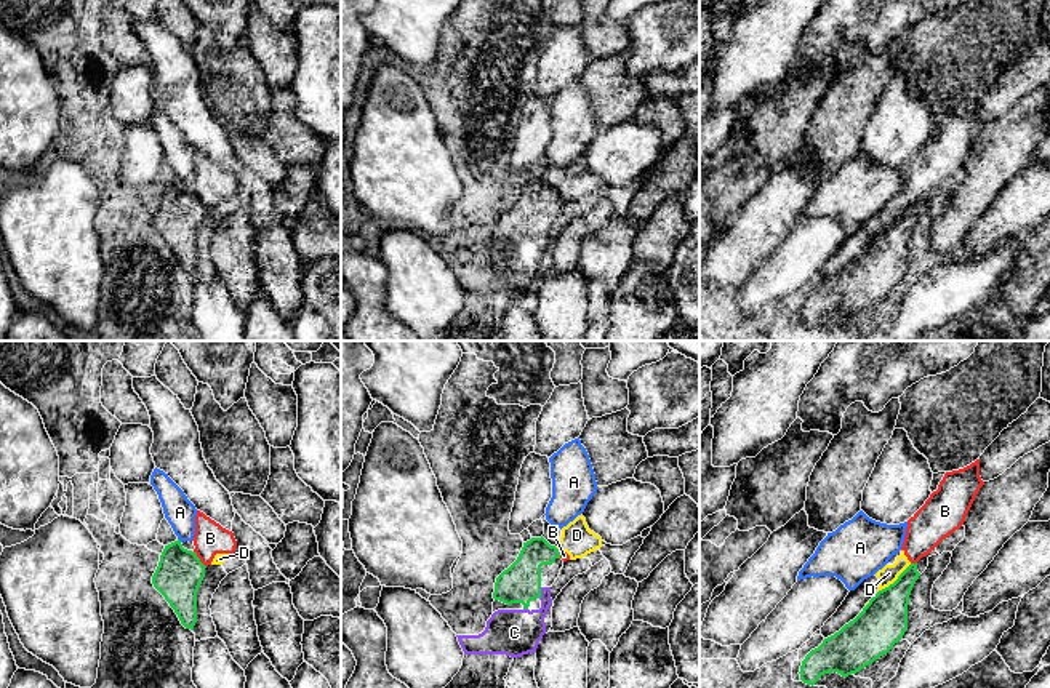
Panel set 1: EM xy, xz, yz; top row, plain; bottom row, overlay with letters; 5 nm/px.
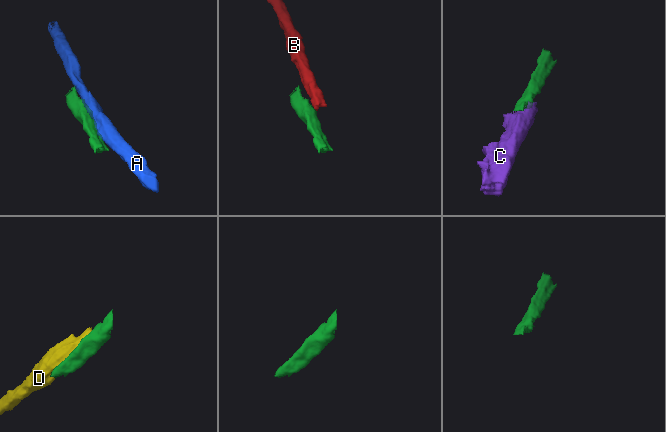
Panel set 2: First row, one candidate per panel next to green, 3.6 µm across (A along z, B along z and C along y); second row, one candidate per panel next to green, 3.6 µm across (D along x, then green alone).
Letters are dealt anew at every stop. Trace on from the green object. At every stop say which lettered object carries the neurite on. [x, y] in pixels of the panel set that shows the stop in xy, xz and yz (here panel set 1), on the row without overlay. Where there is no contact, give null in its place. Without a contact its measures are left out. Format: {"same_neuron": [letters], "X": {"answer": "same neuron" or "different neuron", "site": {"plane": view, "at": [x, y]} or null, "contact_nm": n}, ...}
{"same_neuron": ["C"], "A": {"answer": "different neuron", "site": null}, "B": {"answer": "different neuron", "site": {"plane": "xy", "at": [199, 200]}, "contact_nm": 110}, "C": {"answer": "same neuron", "site": {"plane": "xz", "at": [540, 236]}, "contact_nm": 60}, "D": {"answer": "different neuron", "site": {"plane": "yz", "at": [895, 223]}, "contact_nm": 220}}

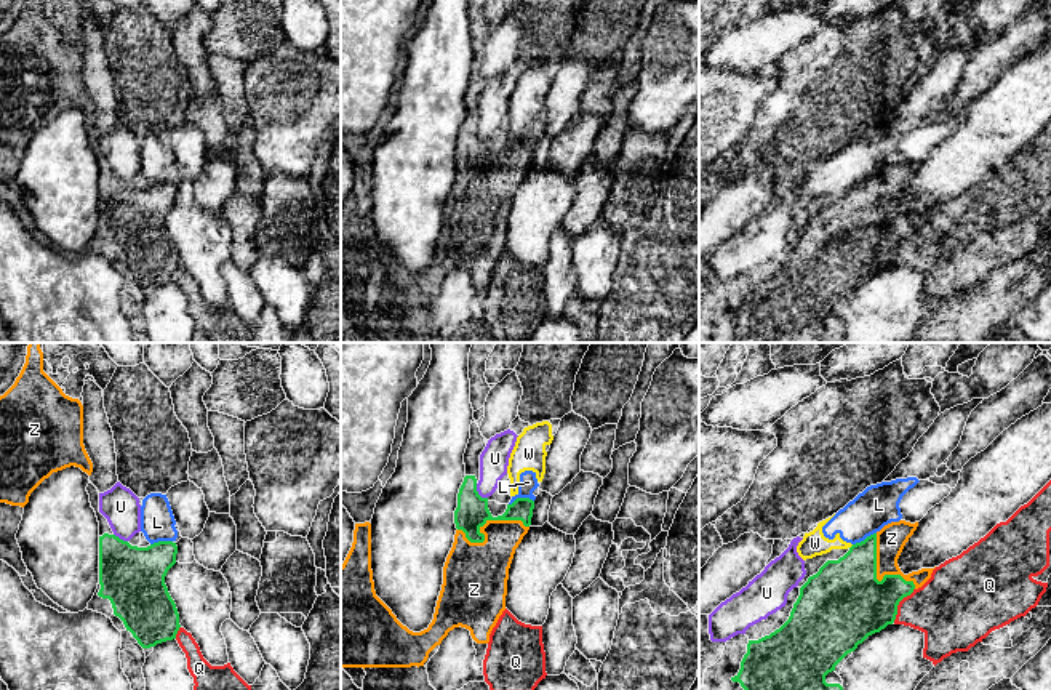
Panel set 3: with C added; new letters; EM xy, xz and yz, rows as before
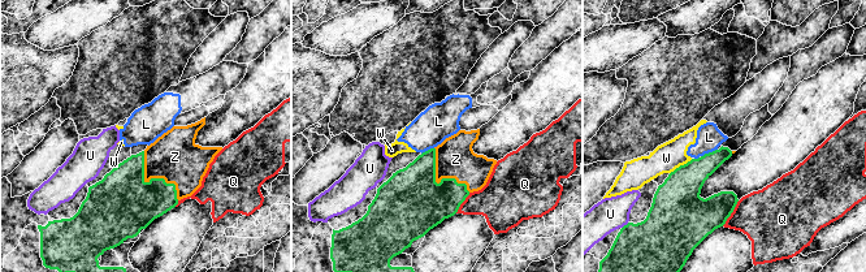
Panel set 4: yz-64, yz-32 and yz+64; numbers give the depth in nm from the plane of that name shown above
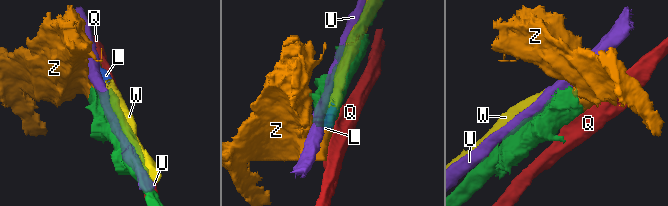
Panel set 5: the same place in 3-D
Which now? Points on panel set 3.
{"same_neuron": ["Z"], "L": {"answer": "different neuron", "site": {"plane": "xz", "at": [520, 140]}, "contact_nm": 130}, "Q": {"answer": "different neuron", "site": {"plane": "yz", "at": [898, 245]}, "contact_nm": 200}, "U": {"answer": "different neuron", "site": {"plane": "xz", "at": [477, 135]}, "contact_nm": 100}, "W": {"answer": "different neuron", "site": {"plane": "yz", "at": [851, 188]}, "contact_nm": 30}, "Z": {"answer": "same neuron", "site": {"plane": "xz", "at": [485, 164]}, "contact_nm": 360}}

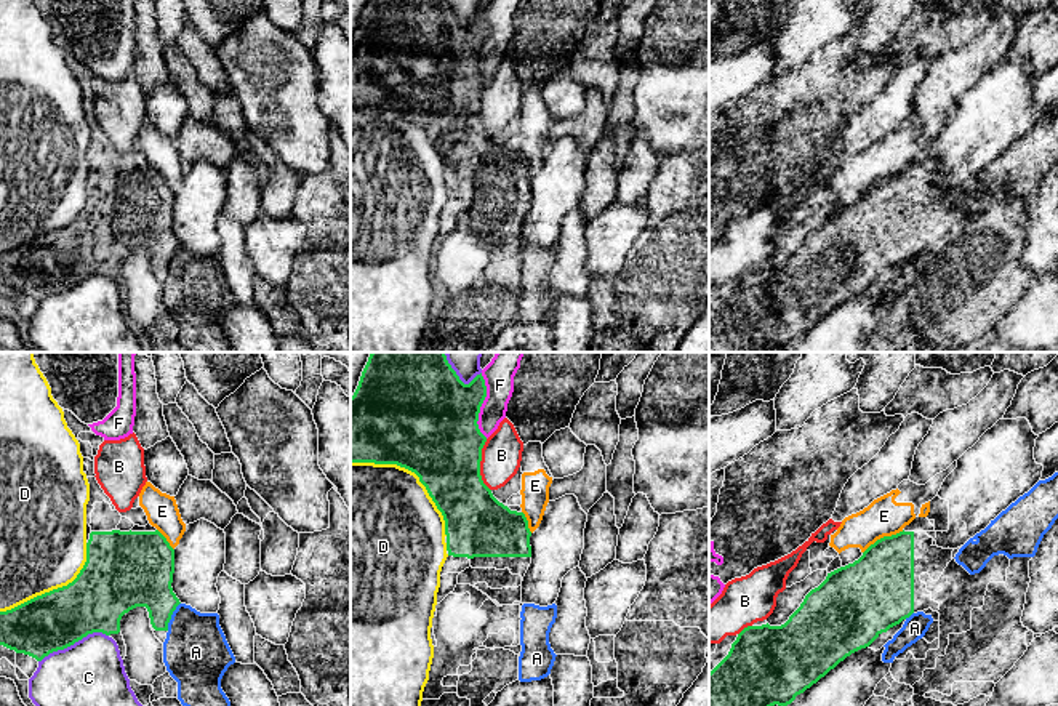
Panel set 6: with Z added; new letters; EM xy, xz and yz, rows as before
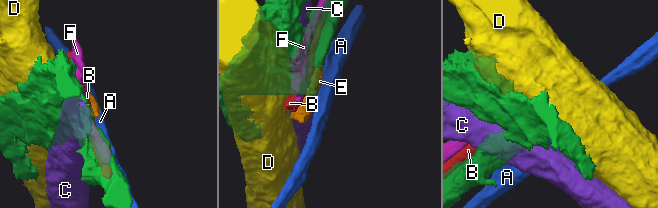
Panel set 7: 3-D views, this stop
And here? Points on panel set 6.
{"same_neuron": ["E"], "A": {"answer": "different neuron", "site": {"plane": "xy", "at": [170, 258]}, "contact_nm": 160}, "B": {"answer": "different neuron", "site": {"plane": "xz", "at": [479, 106]}, "contact_nm": 260}, "C": {"answer": "different neuron", "site": {"plane": "xy", "at": [72, 285]}, "contact_nm": 380}, "D": {"answer": "different neuron", "site": {"plane": "xz", "at": [413, 112]}, "contact_nm": 600}, "E": {"answer": "same neuron", "site": {"plane": "yz", "at": [884, 178]}, "contact_nm": 240}, "F": {"answer": "different neuron", "site": {"plane": "xz", "at": [480, 47]}, "contact_nm": 320}}

